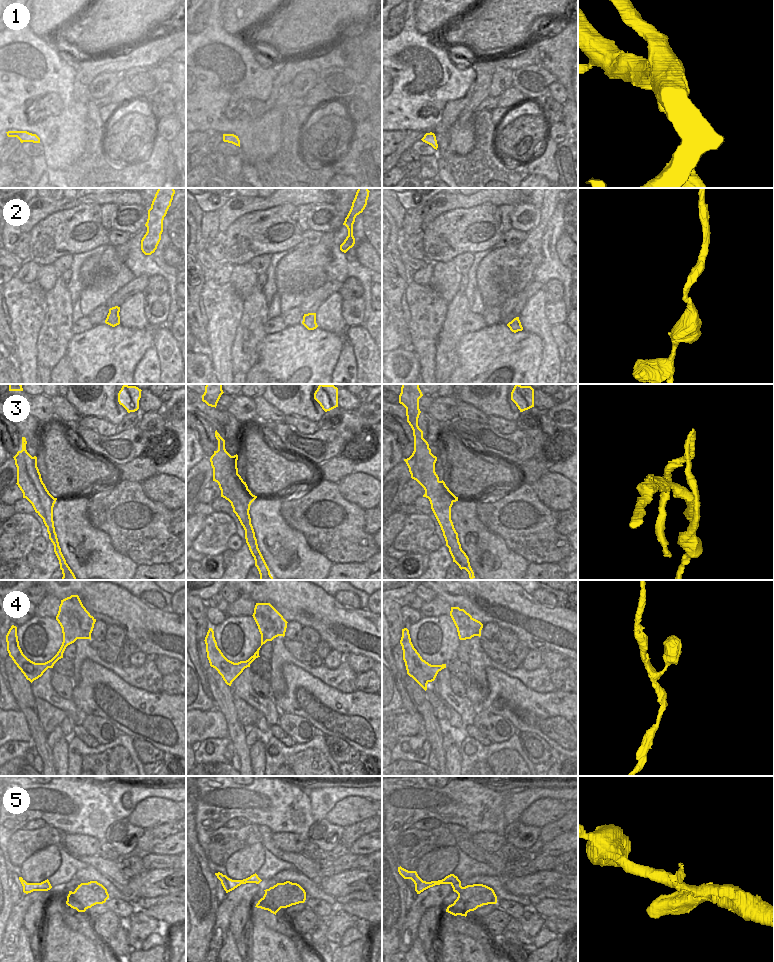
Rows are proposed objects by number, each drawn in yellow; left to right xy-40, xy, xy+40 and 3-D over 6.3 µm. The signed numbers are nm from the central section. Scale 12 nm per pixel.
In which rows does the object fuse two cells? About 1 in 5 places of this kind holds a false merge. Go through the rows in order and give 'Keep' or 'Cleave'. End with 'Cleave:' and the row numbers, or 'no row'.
1: Keep
2: Keep
3: Cleave
4: Keep
5: Keep
Cleave: 3

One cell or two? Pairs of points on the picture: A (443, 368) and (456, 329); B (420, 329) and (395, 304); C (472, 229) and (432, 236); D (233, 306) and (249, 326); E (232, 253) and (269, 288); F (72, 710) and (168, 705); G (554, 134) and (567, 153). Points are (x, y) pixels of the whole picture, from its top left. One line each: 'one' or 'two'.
A: one
B: two
C: one
D: two
E: two
F: two
G: two

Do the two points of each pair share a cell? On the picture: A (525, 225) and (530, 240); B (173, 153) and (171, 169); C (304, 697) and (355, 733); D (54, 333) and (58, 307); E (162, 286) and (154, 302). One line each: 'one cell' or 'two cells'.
A: two cells
B: one cell
C: one cell
D: one cell
E: two cells

